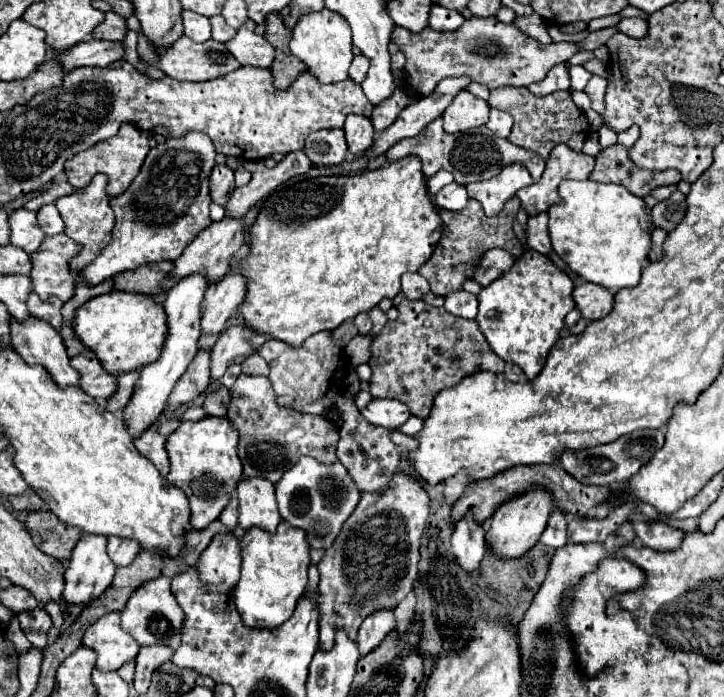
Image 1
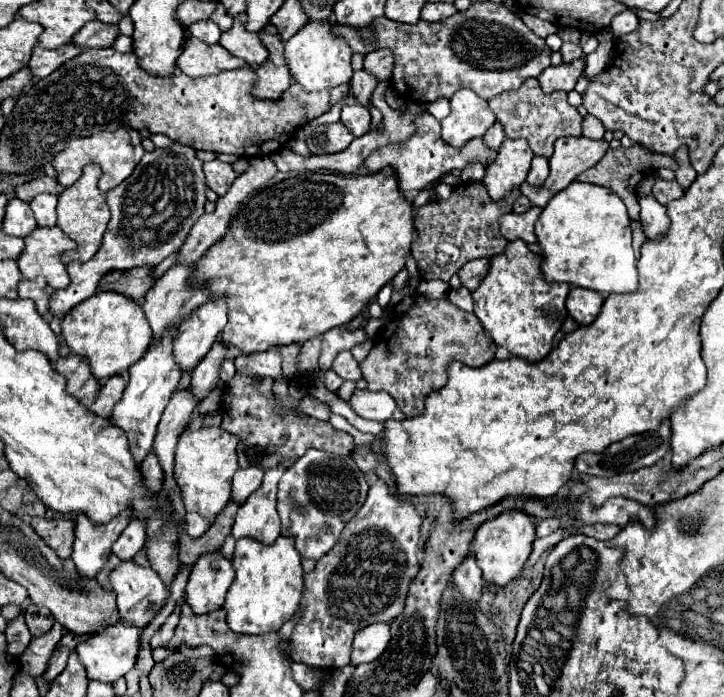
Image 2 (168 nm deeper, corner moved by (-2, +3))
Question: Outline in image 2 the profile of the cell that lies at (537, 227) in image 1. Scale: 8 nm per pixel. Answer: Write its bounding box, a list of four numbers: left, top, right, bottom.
[500,207,540,243]

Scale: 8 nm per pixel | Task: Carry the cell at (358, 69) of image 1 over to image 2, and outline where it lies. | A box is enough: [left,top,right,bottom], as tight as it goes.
[352,71,378,107]

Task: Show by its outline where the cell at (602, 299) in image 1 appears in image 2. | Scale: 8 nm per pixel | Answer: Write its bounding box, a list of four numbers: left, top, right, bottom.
[566,287,604,325]

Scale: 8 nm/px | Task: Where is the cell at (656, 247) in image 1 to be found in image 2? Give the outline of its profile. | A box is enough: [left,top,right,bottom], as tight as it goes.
[638,195,670,239]

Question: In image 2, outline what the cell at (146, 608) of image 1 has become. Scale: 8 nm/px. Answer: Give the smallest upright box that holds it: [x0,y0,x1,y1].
[110,561,166,627]

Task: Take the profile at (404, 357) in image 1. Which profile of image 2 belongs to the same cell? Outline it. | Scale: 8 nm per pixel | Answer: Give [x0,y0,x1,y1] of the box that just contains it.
[360,295,496,417]

